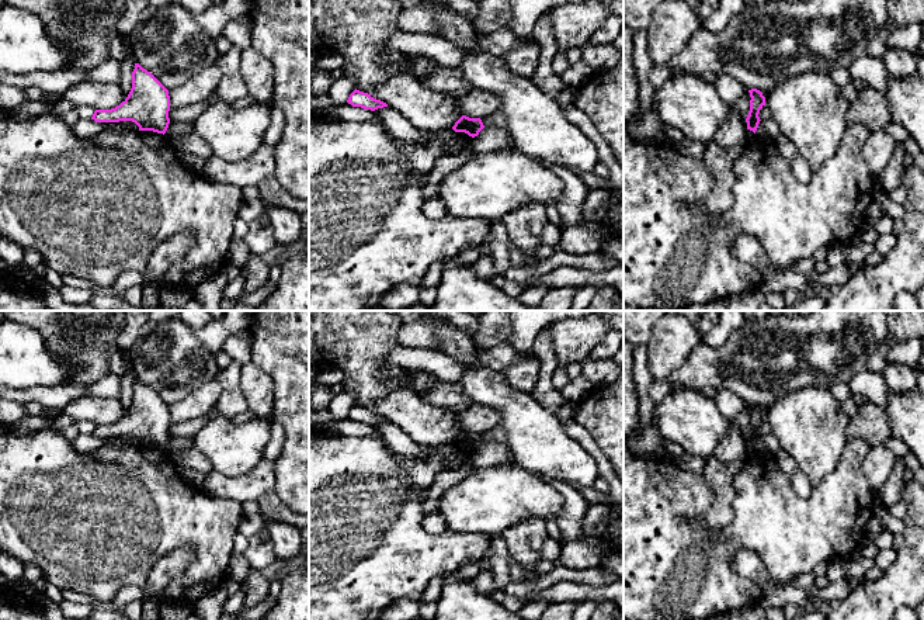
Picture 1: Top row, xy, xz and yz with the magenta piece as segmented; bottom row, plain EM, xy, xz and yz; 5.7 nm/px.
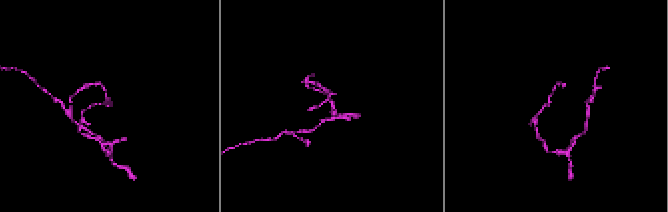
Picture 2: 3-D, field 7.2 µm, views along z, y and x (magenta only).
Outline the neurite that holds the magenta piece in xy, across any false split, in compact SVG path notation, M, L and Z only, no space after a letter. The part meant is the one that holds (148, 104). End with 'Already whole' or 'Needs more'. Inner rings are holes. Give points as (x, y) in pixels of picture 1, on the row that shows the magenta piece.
M135 63L128 97L115 108L95 110L91 120L95 122L132 121L139 131L164 135L170 124L169 111L169 90L150 72Z. Already whole

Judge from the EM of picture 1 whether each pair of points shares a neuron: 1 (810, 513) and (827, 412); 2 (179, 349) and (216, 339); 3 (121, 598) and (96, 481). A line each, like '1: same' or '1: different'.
1: different
2: different
3: different

